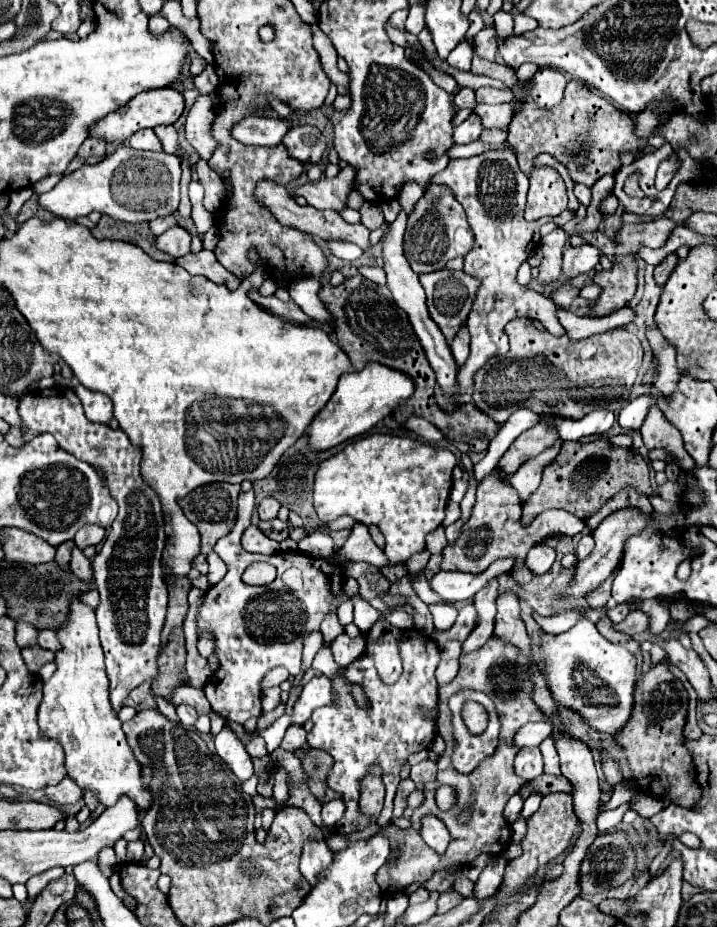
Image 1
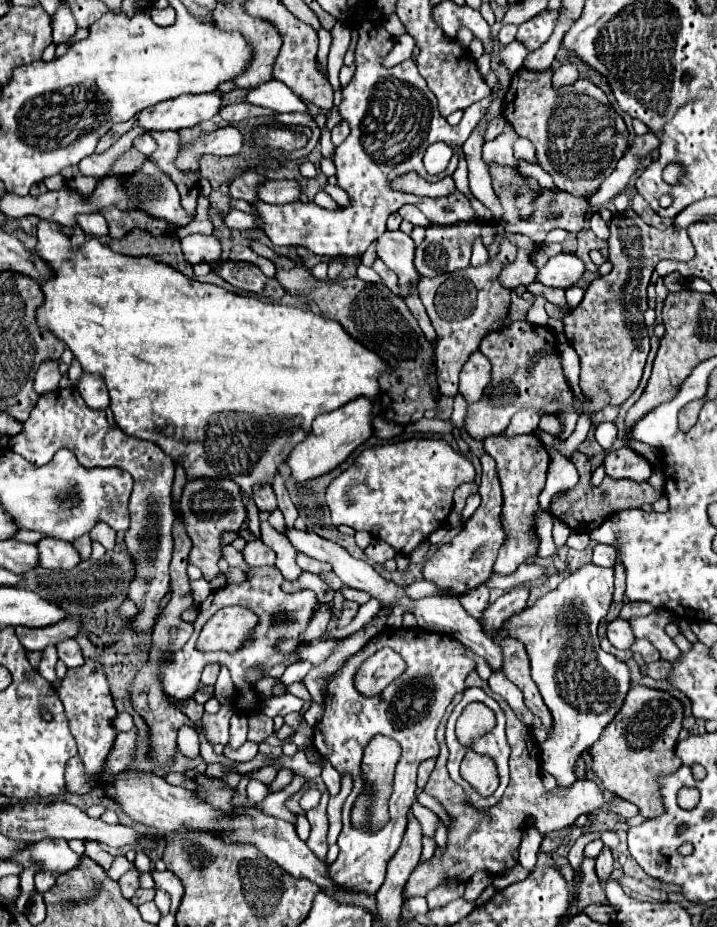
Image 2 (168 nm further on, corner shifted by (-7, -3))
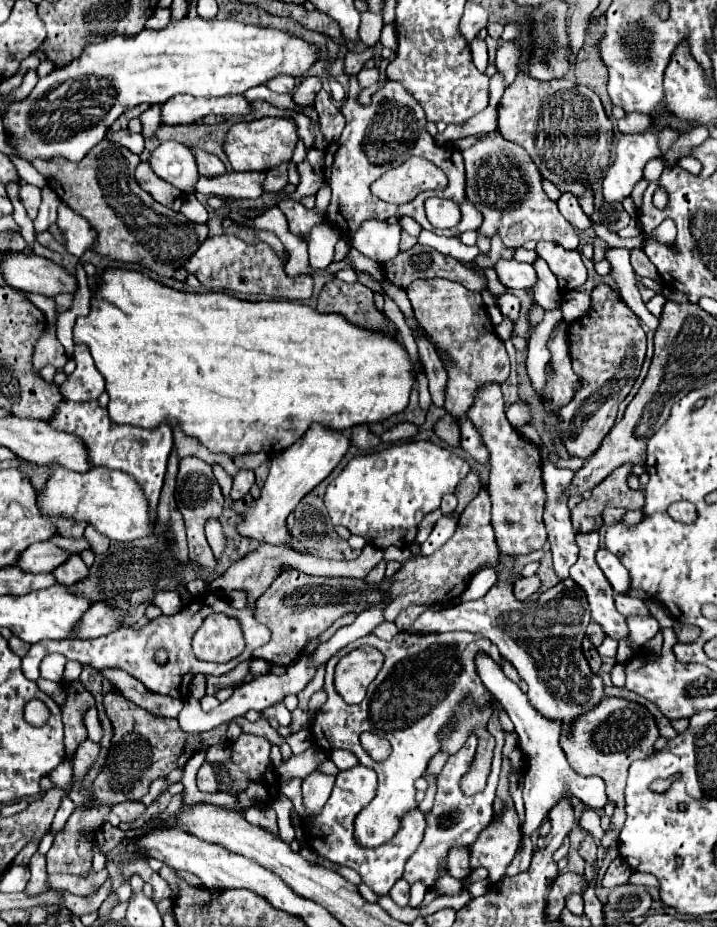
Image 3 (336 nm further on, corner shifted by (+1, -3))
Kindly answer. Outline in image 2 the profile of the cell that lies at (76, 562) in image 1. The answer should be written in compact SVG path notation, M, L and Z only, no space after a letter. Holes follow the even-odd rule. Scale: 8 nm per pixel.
M81 535L79 539L73 541L73 547L83 555L83 559L89 559L89 555L91 555L91 537L89 535Z

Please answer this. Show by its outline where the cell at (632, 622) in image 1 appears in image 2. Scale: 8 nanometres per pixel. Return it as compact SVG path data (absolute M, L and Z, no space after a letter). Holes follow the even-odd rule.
M615 619L613 623L609 623L607 625L607 639L617 649L629 649L633 643L633 635L631 635L631 627L627 627L627 621Z

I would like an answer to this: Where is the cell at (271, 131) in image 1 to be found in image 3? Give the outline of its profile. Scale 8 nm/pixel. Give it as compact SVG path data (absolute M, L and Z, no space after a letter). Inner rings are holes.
M165 141L161 143L149 157L151 169L165 179L167 183L173 183L173 187L193 193L193 187L189 187L189 177L197 177L197 163L193 151L179 141Z

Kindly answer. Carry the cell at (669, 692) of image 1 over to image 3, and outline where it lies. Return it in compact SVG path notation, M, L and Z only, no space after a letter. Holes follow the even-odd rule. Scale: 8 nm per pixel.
M607 697L599 703L599 707L587 711L573 723L573 737L561 739L561 749L567 755L567 761L571 763L573 771L579 771L579 775L587 777L601 777L607 785L607 797L611 803L615 803L615 813L611 817L611 825L621 831L625 823L625 811L623 811L623 795L625 795L625 781L627 781L627 769L635 759L651 757L655 755L655 741L659 739L659 729L655 723L655 717L649 713L649 709L641 703L627 701L623 697Z

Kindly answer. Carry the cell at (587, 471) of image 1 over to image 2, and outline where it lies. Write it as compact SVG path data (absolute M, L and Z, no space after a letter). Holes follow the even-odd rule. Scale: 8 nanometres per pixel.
M575 451L571 461L575 463L575 467L579 471L579 483L575 489L571 489L571 495L555 495L551 501L551 509L563 523L567 523L577 533L591 533L591 531L595 531L595 527L599 527L611 515L623 511L623 509L635 509L641 503L655 503L661 497L661 493L659 491L655 493L655 489L649 483L635 483L631 479L605 477L601 487L593 487L589 459L583 453Z

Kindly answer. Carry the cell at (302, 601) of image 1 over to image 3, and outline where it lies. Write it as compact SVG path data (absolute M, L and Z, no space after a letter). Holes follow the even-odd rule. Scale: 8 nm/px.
M203 593L199 597L193 597L193 601L187 603L179 613L175 613L171 617L161 615L161 617L153 619L147 627L141 627L137 631L131 629L131 627L125 627L125 629L113 631L111 635L105 635L105 637L99 637L99 639L87 639L87 641L81 641L81 639L63 639L63 641L45 639L43 643L35 643L35 647L31 647L29 653L23 657L23 673L25 673L27 679L37 681L41 659L49 653L61 653L67 659L75 659L79 663L87 663L87 665L97 667L97 669L123 669L129 675L133 675L135 679L139 679L149 691L169 695L169 697L175 697L175 699L185 699L189 683L197 673L221 675L221 673L231 671L239 661L243 661L243 655L239 655L239 657L235 657L233 661L227 661L227 663L207 663L207 661L199 661L193 655L191 637L197 631L197 627L201 625L201 621L209 615L209 611L211 613L223 611L223 613L233 615L237 619L243 619L241 617L243 613L255 613L253 607L235 609L235 607L229 605L229 601L225 597L215 595L215 593ZM159 649L167 651L167 663L157 663L155 661L155 653Z

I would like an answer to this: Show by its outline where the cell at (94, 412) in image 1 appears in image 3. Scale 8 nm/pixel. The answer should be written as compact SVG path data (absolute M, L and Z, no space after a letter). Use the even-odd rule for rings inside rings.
M75 345L73 359L77 369L67 377L67 381L59 387L61 395L69 401L95 401L105 391L105 379L97 371L91 355L87 355L85 345Z

